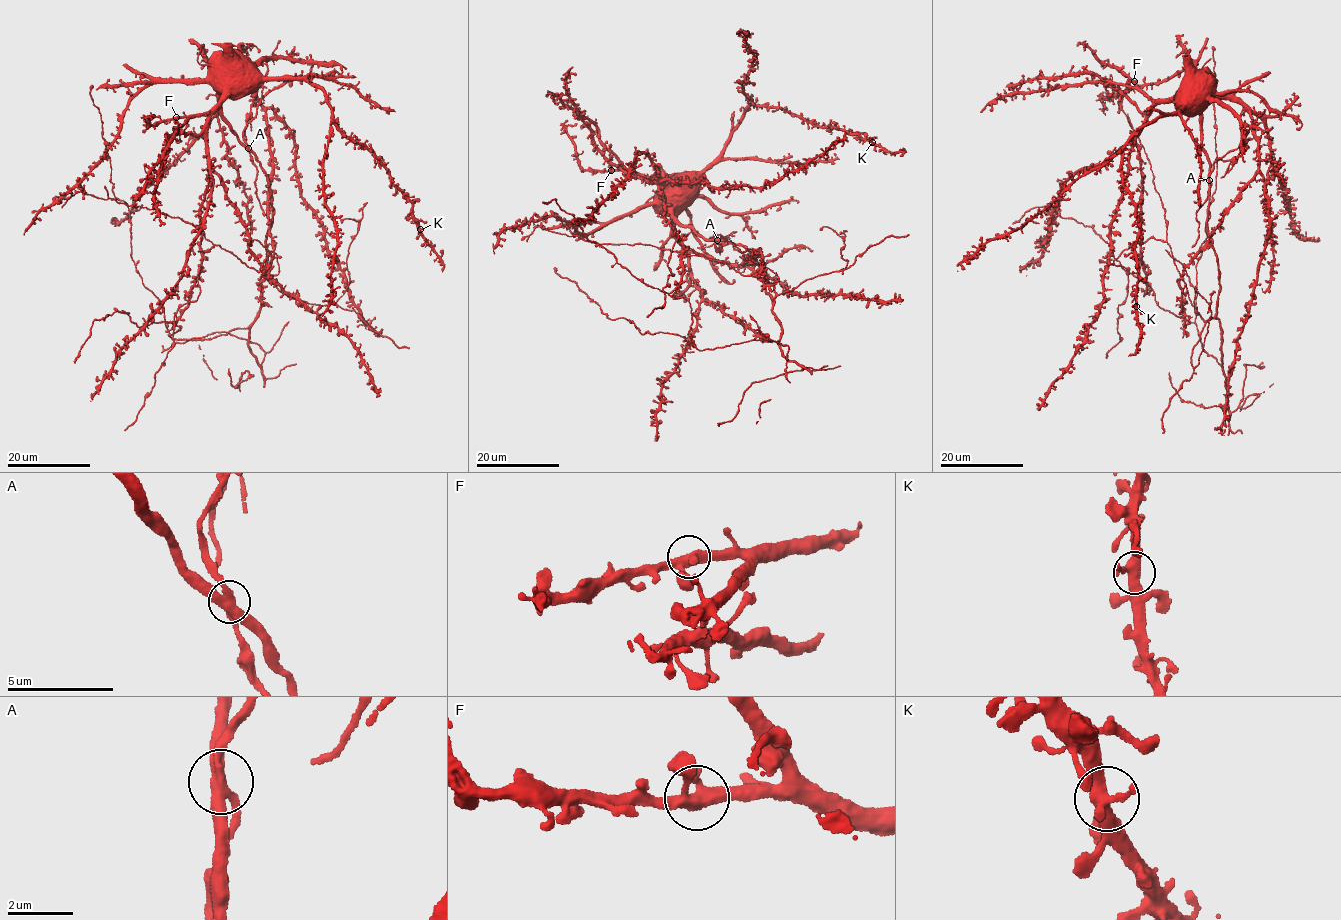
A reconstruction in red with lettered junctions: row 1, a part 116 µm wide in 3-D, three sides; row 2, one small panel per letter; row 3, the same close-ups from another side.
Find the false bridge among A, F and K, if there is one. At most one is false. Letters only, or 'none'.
A

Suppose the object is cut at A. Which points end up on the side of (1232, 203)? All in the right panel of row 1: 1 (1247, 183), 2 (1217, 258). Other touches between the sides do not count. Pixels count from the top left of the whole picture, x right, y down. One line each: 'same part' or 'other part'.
1: same part
2: same part

